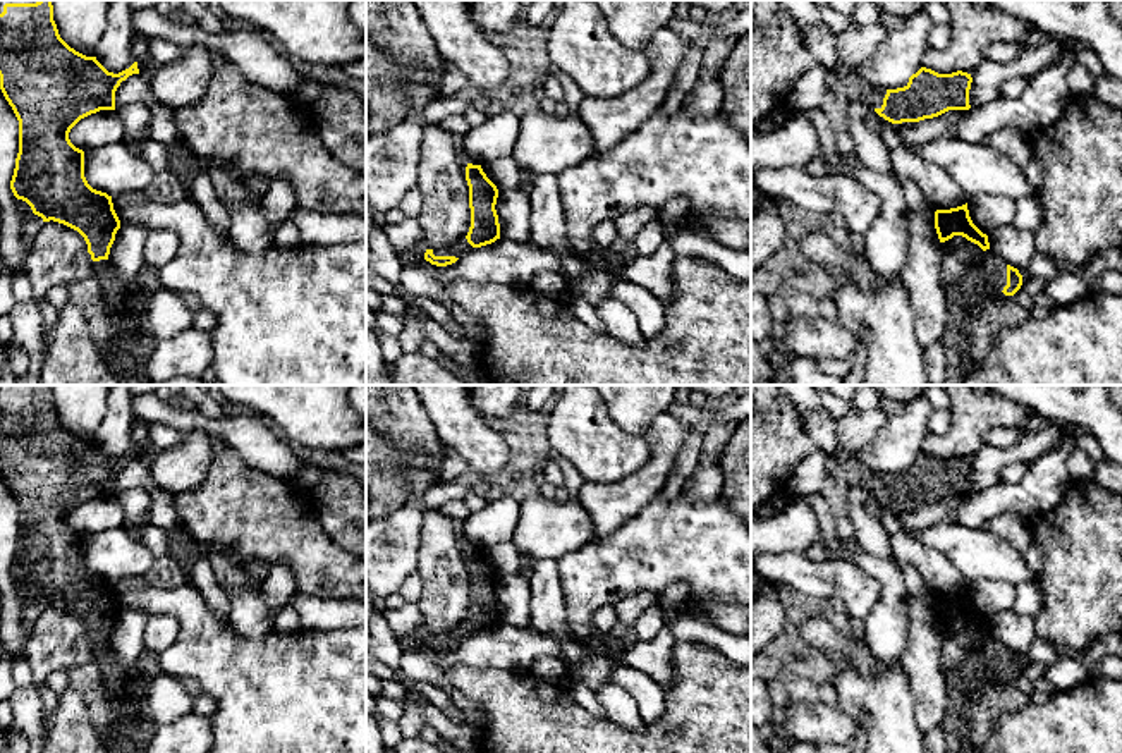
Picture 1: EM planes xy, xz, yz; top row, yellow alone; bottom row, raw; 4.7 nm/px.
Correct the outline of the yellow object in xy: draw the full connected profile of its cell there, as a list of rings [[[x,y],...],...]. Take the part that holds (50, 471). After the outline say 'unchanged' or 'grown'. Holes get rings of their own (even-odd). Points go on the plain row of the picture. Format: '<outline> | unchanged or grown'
[[[0,385],[0,474],[19,505],[10,574],[43,607],[53,605],[77,615],[93,646],[108,645],[120,605],[112,581],[88,569],[84,536],[70,528],[69,517],[91,499],[115,495],[115,476],[132,459],[139,459],[137,447],[113,459],[96,442],[70,433],[58,419],[52,385]]] | grown

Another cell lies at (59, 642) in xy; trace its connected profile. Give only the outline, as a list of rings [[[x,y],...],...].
[[[45,607],[26,640],[22,657],[33,670],[33,683],[45,683],[55,670],[95,660],[93,645],[84,622],[58,607]]]

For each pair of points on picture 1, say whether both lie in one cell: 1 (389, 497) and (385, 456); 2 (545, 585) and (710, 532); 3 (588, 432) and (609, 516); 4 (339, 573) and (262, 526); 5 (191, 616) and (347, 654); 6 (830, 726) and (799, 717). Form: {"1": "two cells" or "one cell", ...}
{"1": "one cell", "2": "two cells", "3": "two cells", "4": "one cell", "5": "one cell", "6": "one cell"}

